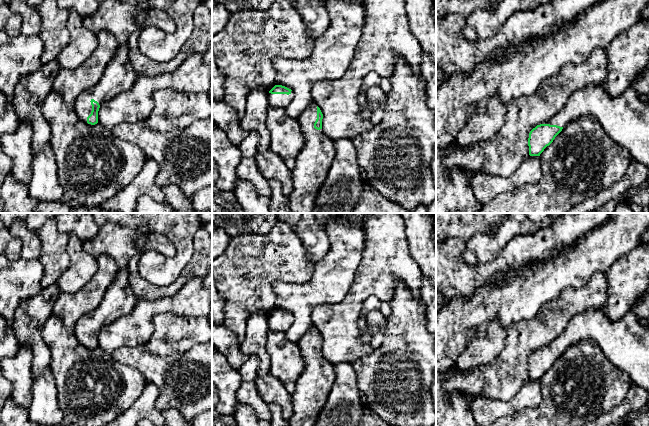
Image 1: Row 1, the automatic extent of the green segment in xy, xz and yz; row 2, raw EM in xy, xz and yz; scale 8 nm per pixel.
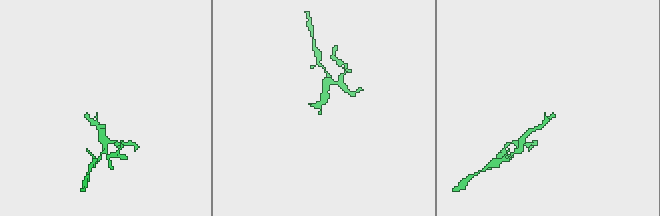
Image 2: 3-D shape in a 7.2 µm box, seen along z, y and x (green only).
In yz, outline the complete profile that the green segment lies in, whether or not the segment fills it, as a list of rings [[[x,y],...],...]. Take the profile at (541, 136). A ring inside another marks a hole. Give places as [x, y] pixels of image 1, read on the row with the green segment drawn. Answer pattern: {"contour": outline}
{"contour": [[[603,84],[587,85],[583,89],[573,93],[570,96],[568,103],[553,118],[543,124],[537,125],[530,131],[528,138],[529,155],[540,156],[544,149],[553,142],[555,137],[562,131],[567,123],[583,116],[595,118],[614,142],[629,151],[633,160],[649,167],[649,105],[643,103],[639,99],[634,85],[631,85],[617,97],[610,97]]]}

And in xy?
{"contour": [[[120,45],[115,56],[107,64],[101,79],[77,97],[74,110],[84,122],[98,123],[100,106],[113,97],[130,89],[138,74],[129,61],[129,49]]]}

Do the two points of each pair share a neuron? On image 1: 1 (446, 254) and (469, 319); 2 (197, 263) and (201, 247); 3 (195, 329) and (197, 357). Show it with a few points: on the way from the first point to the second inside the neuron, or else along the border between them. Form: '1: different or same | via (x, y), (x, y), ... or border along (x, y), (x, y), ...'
1: different | border along (482, 286), (469, 296), (454, 297), (446, 305)
2: same | via (201, 259), (201, 251)
3: different | border along (201, 343), (184, 352), (174, 354)

